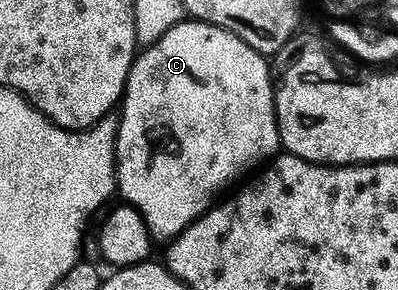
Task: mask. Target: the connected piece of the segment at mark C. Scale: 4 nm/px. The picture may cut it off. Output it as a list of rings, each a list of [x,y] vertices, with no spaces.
[[[185,19],[178,22],[162,39],[154,44],[141,48],[137,52],[128,72],[128,81],[124,84],[124,96],[118,109],[118,124],[116,126],[116,188],[119,196],[127,204],[133,205],[148,224],[148,234],[157,242],[167,243],[177,237],[192,221],[197,221],[207,209],[212,208],[214,202],[225,192],[231,181],[239,182],[245,175],[251,174],[256,164],[267,162],[277,156],[281,148],[280,132],[276,126],[276,99],[274,96],[274,77],[268,74],[268,65],[265,54],[254,51],[238,35],[226,31],[217,25],[205,21]]]

